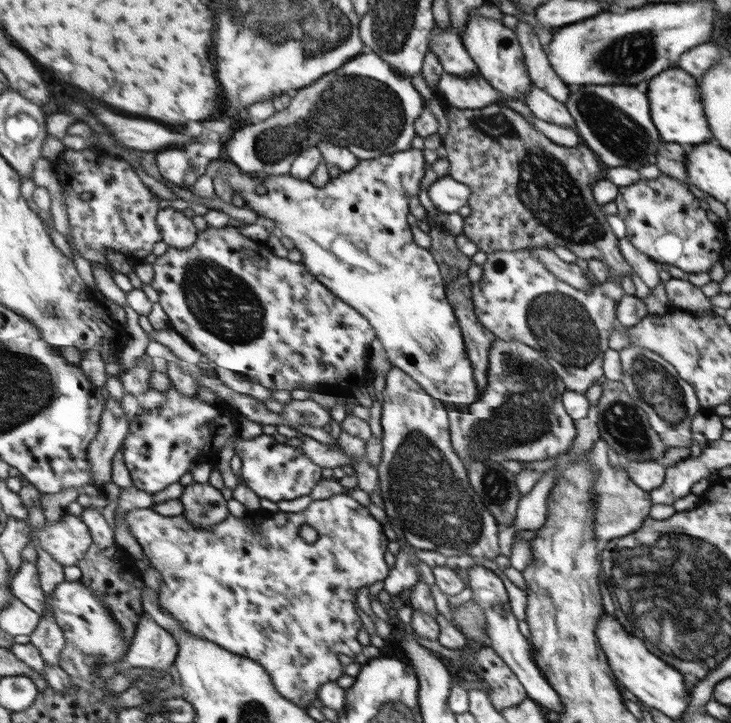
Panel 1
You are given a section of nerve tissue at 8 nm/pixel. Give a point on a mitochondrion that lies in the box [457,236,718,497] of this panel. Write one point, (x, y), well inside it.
(526, 414)

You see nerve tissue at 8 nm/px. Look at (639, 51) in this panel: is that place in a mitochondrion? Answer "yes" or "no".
yes

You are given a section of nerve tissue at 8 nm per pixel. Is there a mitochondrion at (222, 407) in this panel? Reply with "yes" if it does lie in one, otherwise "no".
no

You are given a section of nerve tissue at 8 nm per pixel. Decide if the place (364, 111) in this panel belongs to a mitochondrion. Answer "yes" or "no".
yes

